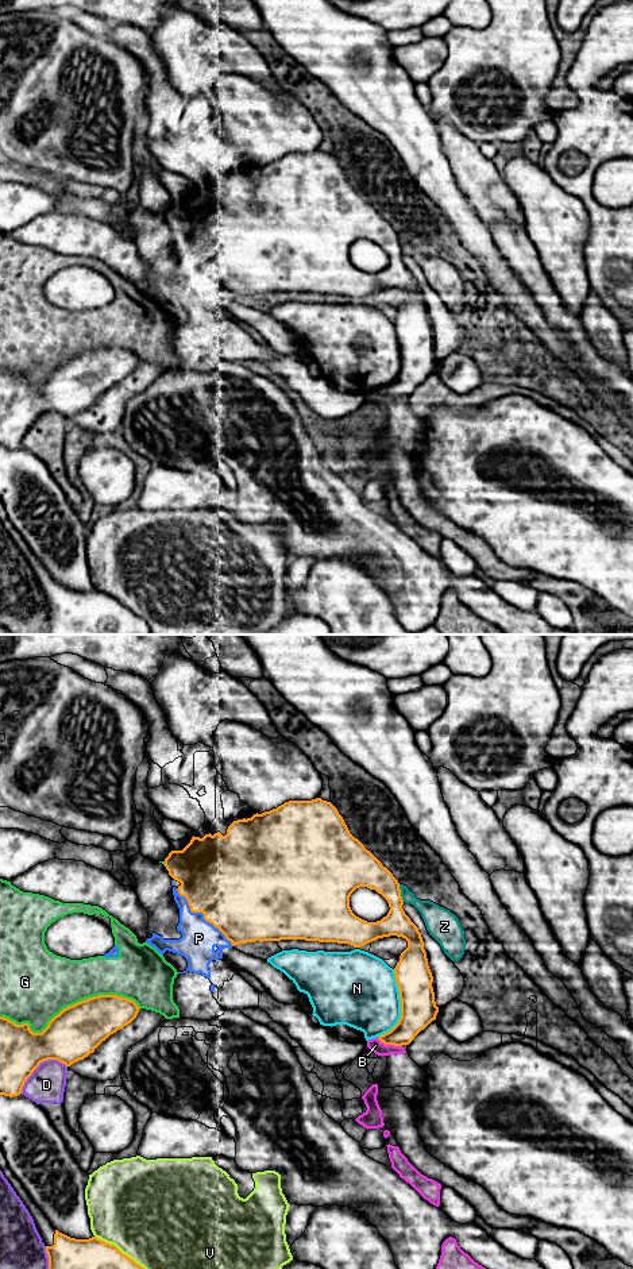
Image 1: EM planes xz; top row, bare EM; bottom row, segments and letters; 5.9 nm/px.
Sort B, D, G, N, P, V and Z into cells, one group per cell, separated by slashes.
B D / G P / N / V / Z

